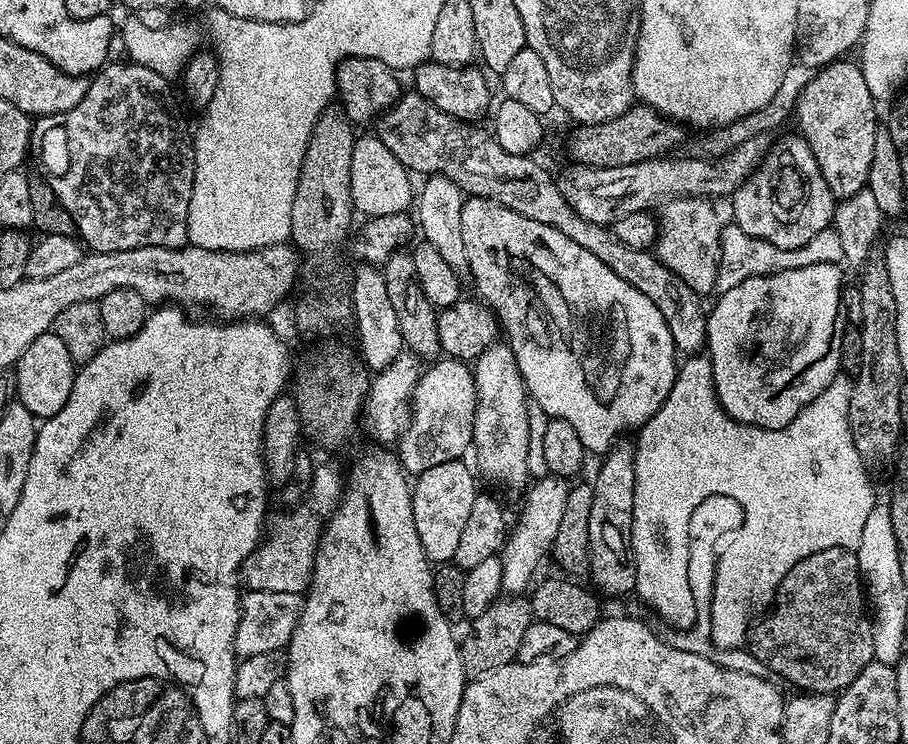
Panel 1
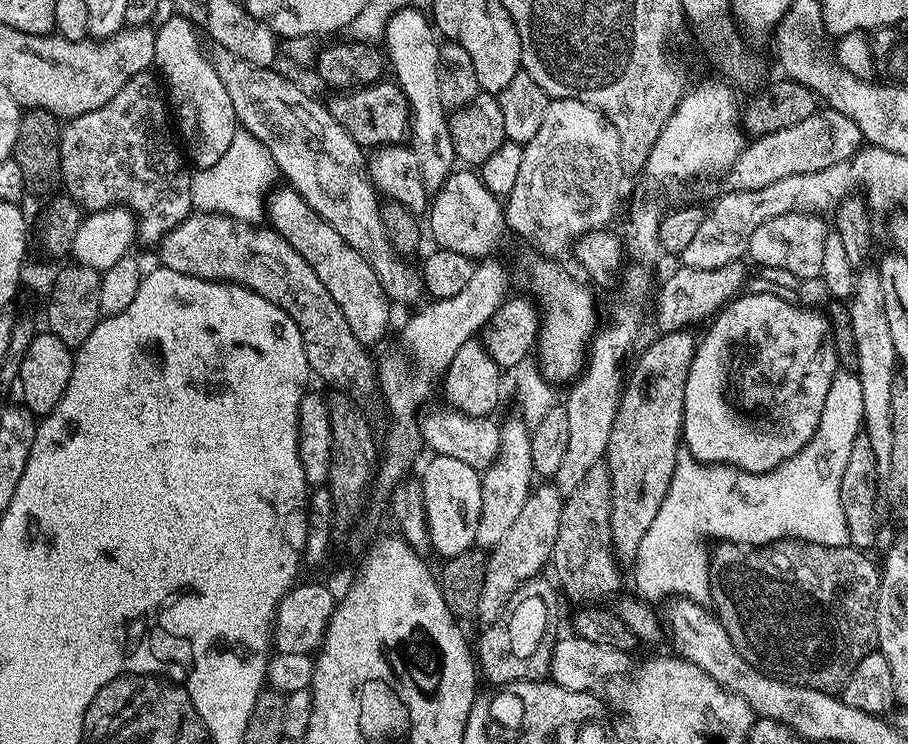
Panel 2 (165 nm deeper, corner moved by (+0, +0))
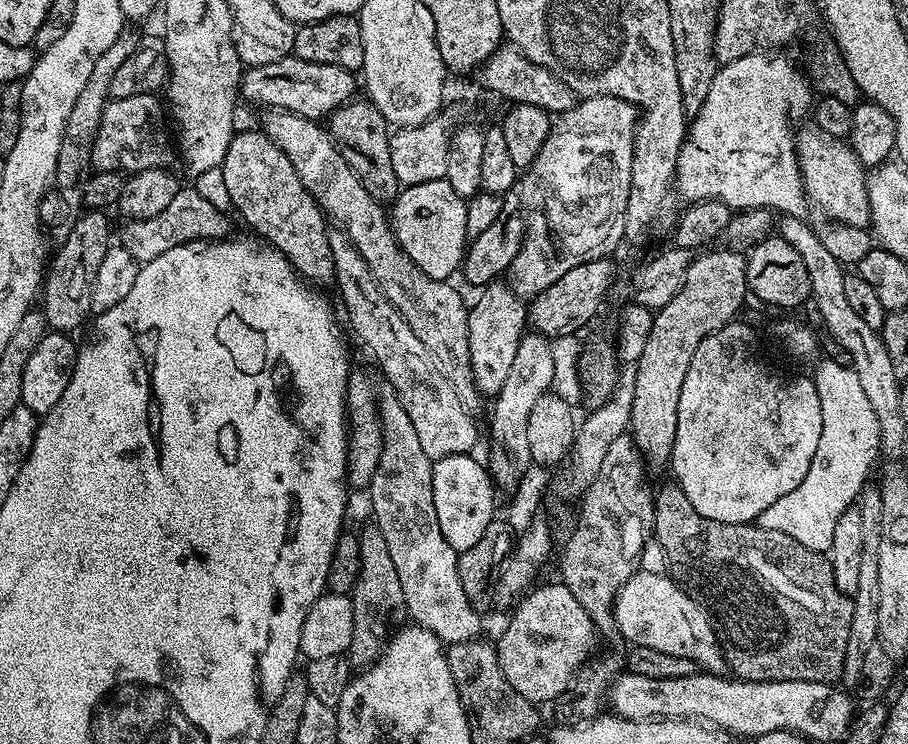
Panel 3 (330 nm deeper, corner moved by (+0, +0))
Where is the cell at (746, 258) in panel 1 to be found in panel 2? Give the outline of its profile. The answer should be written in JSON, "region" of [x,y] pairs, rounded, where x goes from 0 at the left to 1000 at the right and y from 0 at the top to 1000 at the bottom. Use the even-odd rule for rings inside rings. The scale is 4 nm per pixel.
{"region":[[[812,352],[791,358],[791,363],[764,363],[763,360],[746,359],[746,366],[740,366],[731,376],[731,383],[727,387],[727,394],[722,398],[722,446],[730,449],[732,446],[748,446],[754,442],[758,435],[767,435],[770,430],[779,431],[787,426],[789,421],[797,413],[804,403],[811,402],[816,397],[819,382],[818,353]]]}

